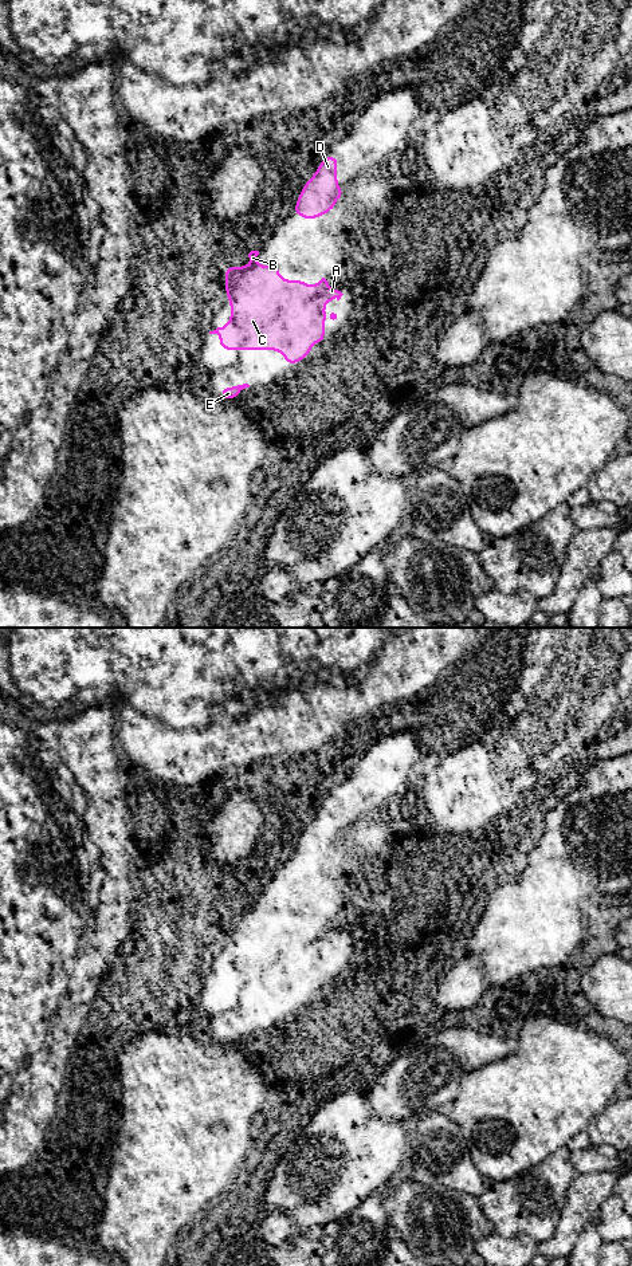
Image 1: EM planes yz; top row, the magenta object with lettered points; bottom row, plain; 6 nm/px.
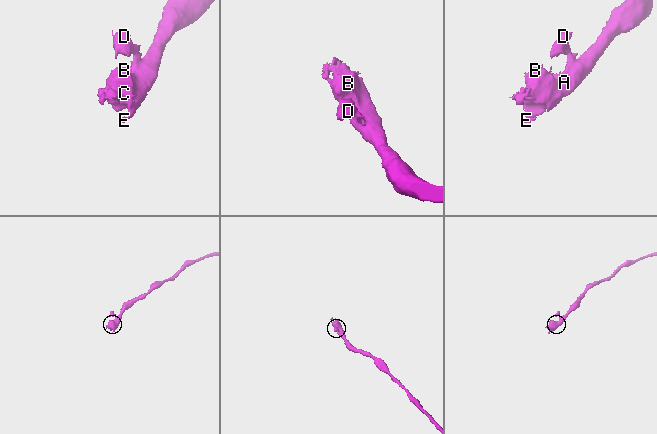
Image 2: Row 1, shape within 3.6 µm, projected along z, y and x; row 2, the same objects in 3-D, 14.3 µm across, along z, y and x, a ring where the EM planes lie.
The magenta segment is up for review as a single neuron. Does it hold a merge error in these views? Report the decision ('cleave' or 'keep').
cleave

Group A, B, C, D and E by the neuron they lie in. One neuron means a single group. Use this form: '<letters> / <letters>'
A / B C D E

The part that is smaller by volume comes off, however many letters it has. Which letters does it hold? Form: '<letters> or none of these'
B, C, D, E

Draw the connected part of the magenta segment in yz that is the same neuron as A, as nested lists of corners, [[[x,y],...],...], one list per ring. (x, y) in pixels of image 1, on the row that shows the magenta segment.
[[[319,275],[317,286],[307,286],[305,280],[283,280],[282,291],[290,295],[298,295],[301,299],[301,331],[298,338],[301,346],[311,351],[311,345],[325,341],[325,302],[333,303],[344,295],[341,291],[327,288],[329,276]]]

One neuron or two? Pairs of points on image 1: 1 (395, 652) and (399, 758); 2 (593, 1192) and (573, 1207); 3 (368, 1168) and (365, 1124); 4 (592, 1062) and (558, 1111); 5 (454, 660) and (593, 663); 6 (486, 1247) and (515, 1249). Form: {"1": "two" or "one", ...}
{"1": "two", "2": "one", "3": "one", "4": "one", "5": "two", "6": "one"}

